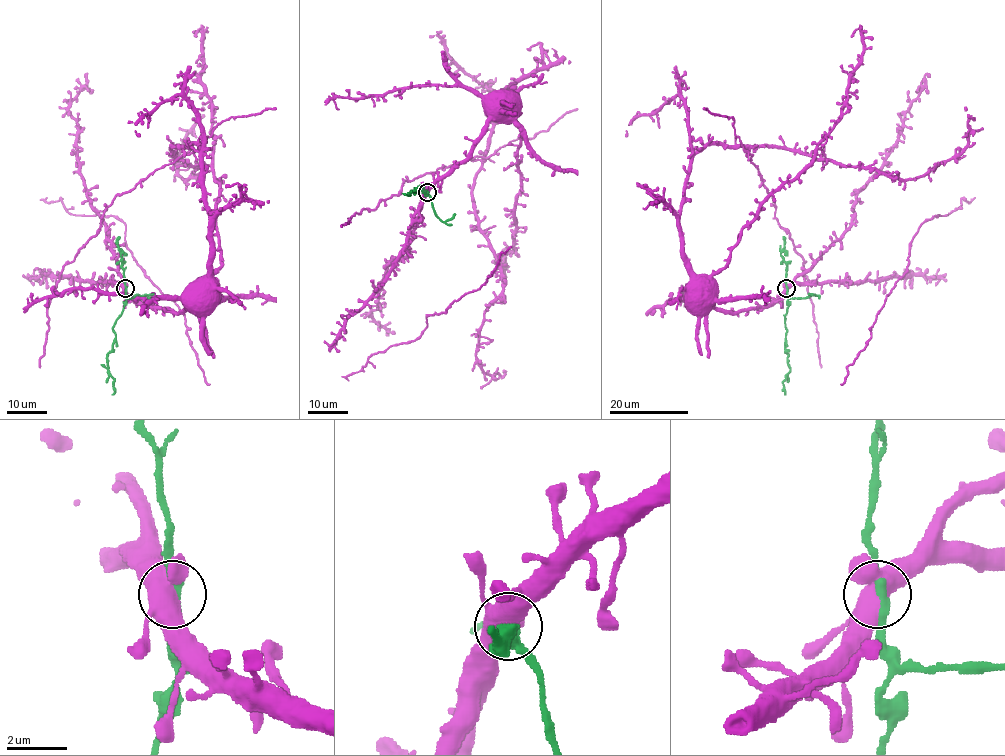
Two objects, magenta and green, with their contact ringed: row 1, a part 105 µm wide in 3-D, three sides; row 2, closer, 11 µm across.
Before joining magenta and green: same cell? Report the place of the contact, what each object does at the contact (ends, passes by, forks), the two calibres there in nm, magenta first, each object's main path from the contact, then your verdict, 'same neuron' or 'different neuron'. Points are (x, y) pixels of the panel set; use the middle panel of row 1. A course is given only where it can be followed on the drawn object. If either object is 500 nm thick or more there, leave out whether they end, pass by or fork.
(427, 192) | 550/280 nm | magenta via (427, 192), (465, 158), (489, 117), (488, 102), (505, 95) | green via (427, 192), (416, 190), (410, 195), (414, 191) | different neuron

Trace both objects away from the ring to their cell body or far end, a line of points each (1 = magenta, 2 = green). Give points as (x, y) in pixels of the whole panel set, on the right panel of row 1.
1: (786, 289), (771, 304), (734, 312), (702, 306), (689, 295)
2: (786, 289), (784, 326), (789, 372), (782, 385), (785, 395)

